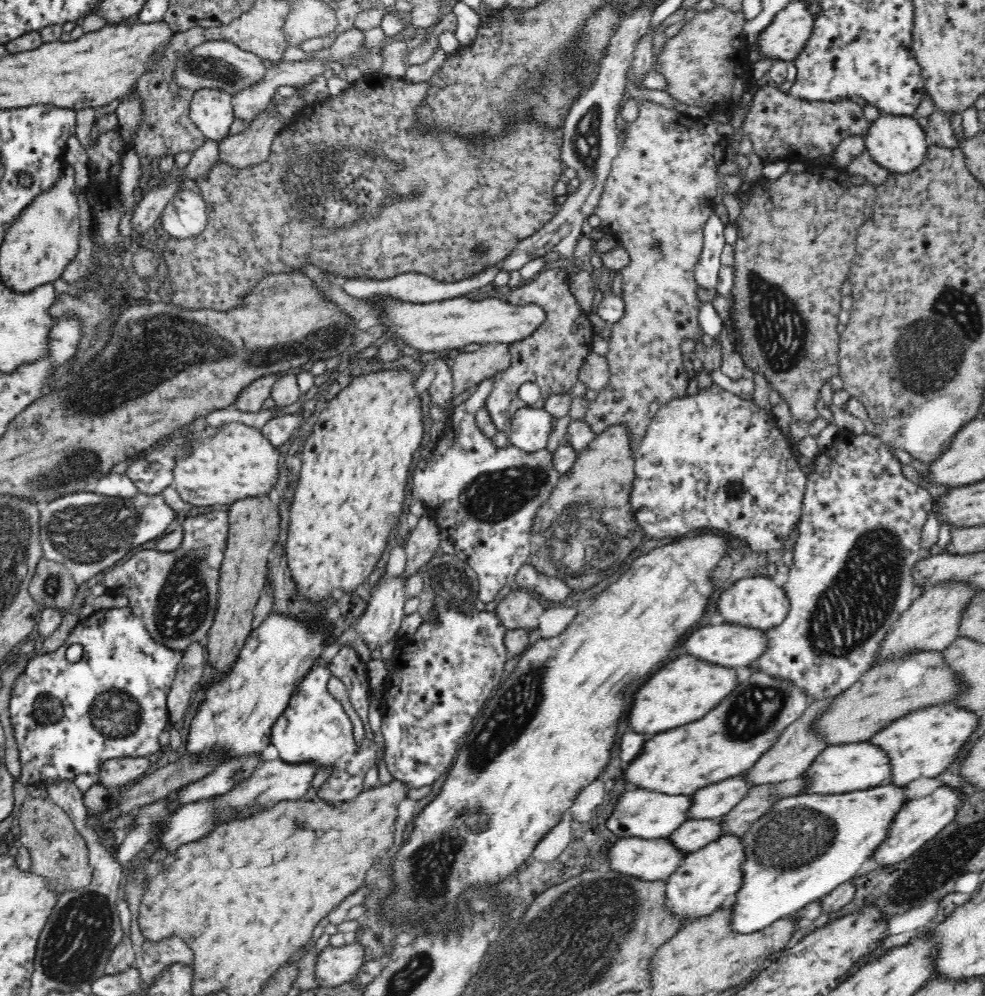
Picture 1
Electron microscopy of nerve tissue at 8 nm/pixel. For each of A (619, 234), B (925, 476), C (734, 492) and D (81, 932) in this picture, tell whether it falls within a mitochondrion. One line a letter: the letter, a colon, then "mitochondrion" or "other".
A: other
B: other
C: other
D: mitochondrion

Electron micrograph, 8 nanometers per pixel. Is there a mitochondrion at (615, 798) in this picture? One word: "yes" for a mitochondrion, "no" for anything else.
no

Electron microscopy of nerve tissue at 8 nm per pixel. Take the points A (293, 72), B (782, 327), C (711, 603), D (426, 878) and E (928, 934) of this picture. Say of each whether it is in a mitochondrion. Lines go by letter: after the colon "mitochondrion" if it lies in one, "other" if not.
A: other
B: mitochondrion
C: other
D: mitochondrion
E: other

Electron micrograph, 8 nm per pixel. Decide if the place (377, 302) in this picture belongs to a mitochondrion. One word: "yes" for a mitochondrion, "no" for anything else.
no

